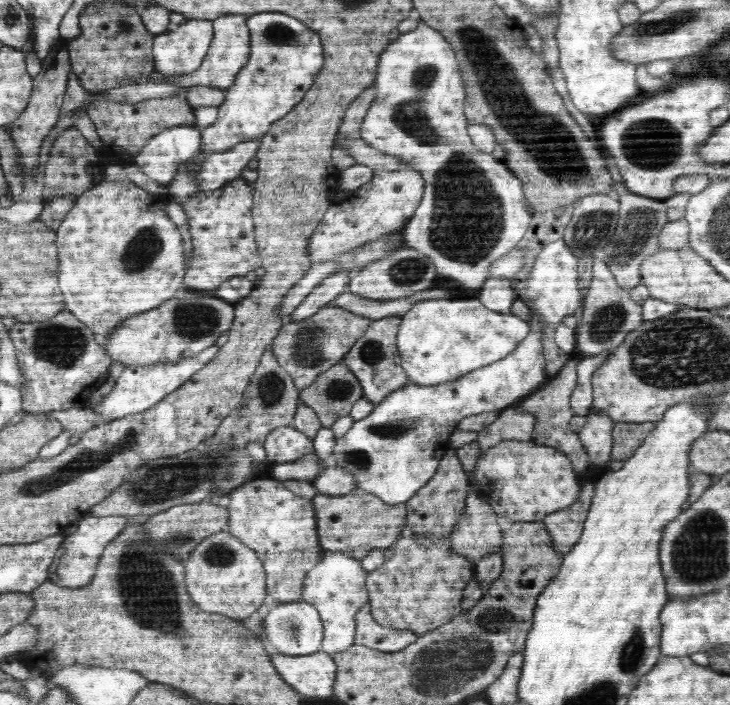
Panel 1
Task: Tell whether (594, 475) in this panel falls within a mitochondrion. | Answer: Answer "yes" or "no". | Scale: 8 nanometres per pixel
no

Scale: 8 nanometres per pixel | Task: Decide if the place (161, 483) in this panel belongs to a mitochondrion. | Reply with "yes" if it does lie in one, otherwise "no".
yes

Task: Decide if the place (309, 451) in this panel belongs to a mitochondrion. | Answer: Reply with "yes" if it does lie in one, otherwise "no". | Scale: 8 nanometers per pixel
no

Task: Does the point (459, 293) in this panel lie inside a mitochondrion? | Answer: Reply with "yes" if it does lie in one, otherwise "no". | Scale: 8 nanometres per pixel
no

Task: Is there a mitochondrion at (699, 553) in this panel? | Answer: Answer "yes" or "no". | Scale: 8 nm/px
yes

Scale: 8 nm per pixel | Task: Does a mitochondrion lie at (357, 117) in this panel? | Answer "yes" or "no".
no

